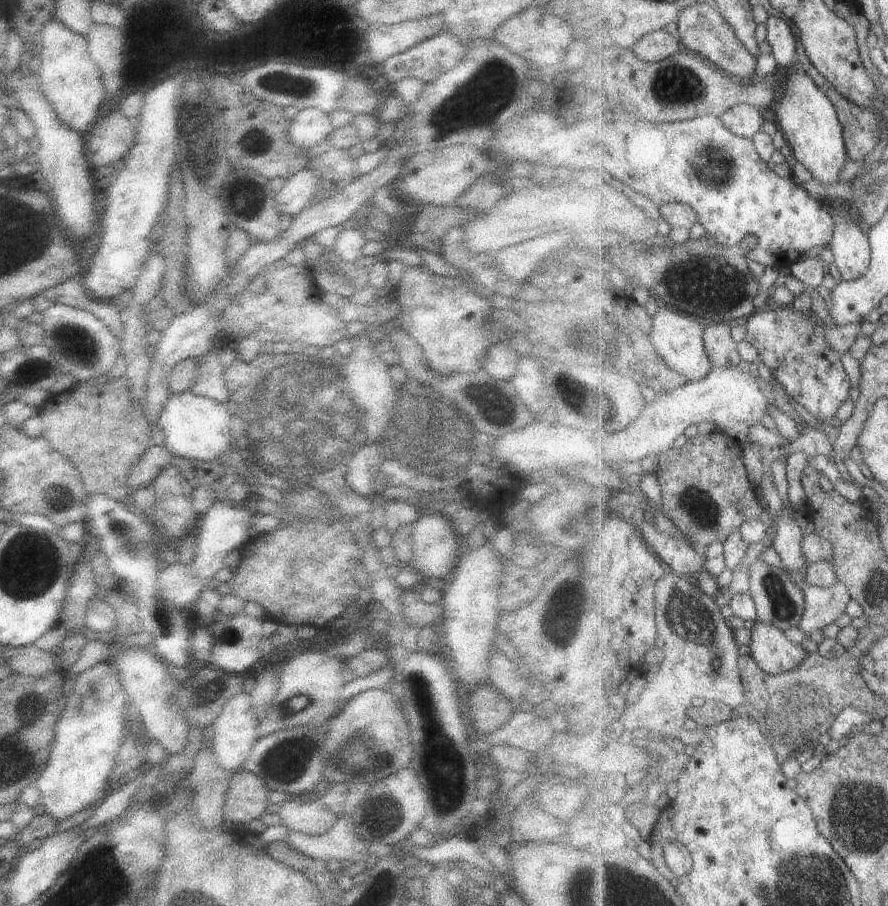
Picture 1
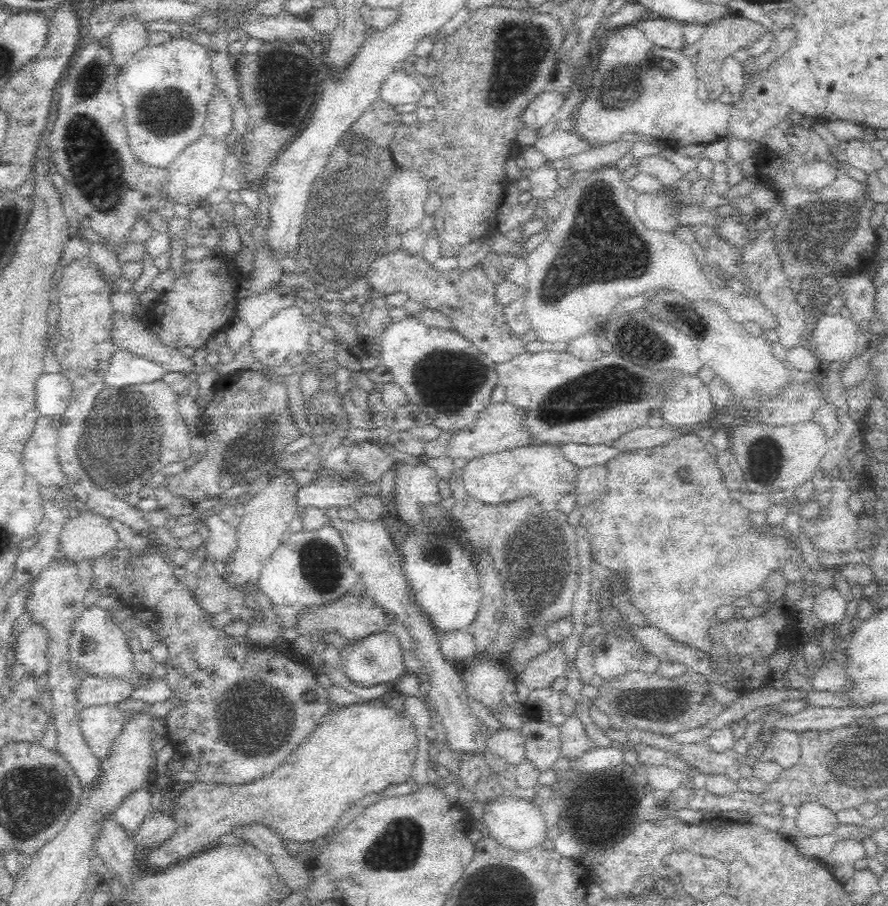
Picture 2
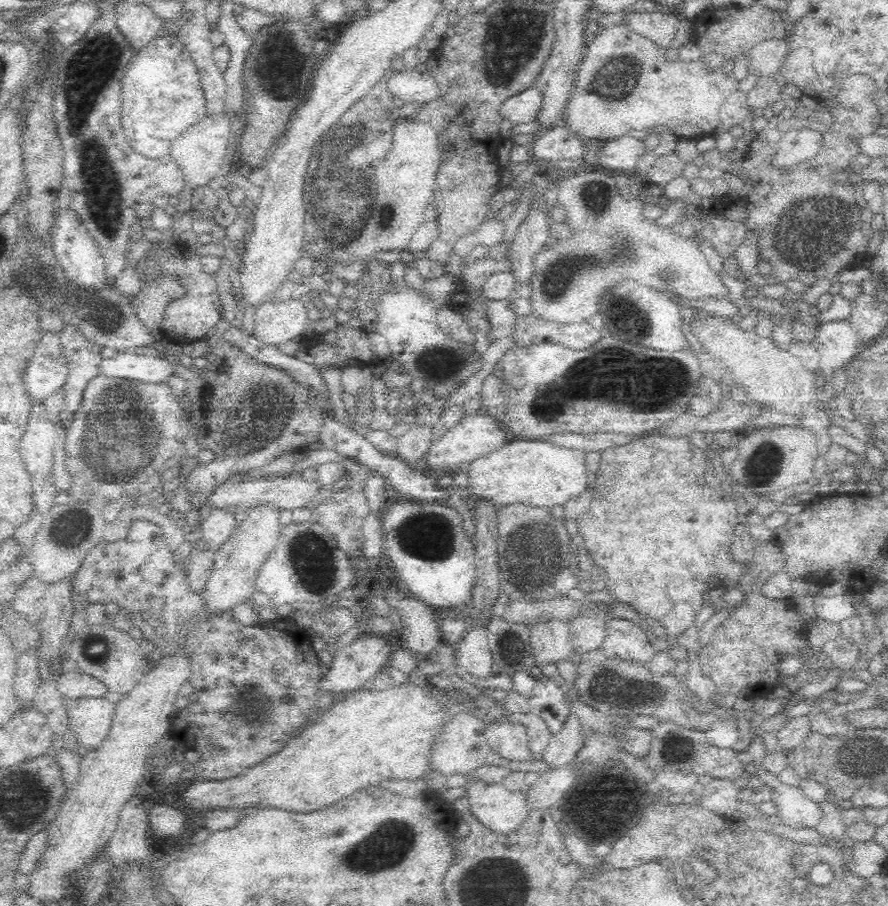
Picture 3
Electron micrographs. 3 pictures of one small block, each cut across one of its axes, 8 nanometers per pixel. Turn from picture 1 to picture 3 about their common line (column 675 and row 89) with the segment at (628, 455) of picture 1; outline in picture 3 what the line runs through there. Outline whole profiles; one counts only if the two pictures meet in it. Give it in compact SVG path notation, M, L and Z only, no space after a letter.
M395 68L388 88L393 98L400 98L404 103L417 103L421 106L436 100L440 96L438 82L430 74L420 73L418 69Z

